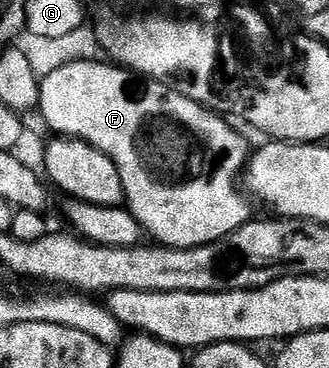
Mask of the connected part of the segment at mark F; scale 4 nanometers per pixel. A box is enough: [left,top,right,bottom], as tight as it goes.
[37,60,252,248]

